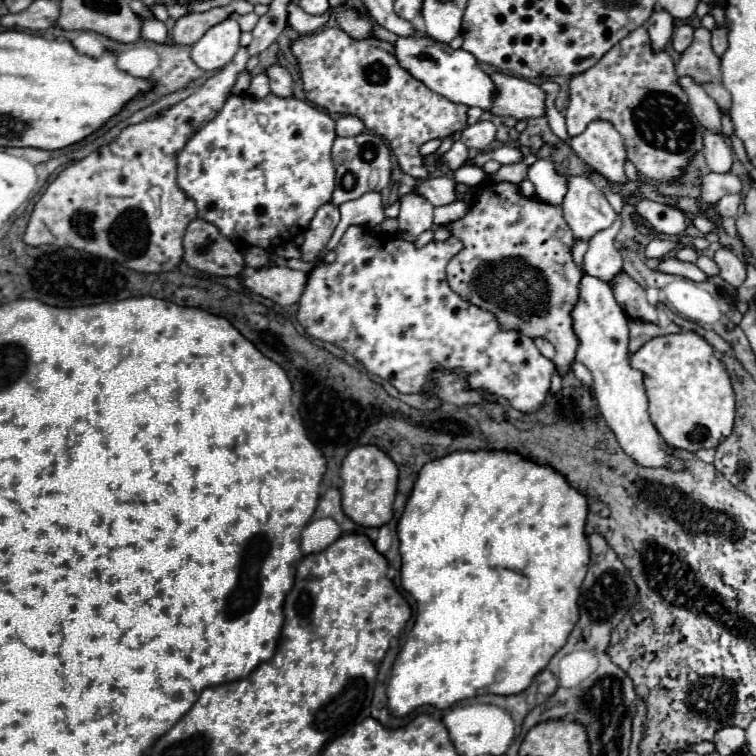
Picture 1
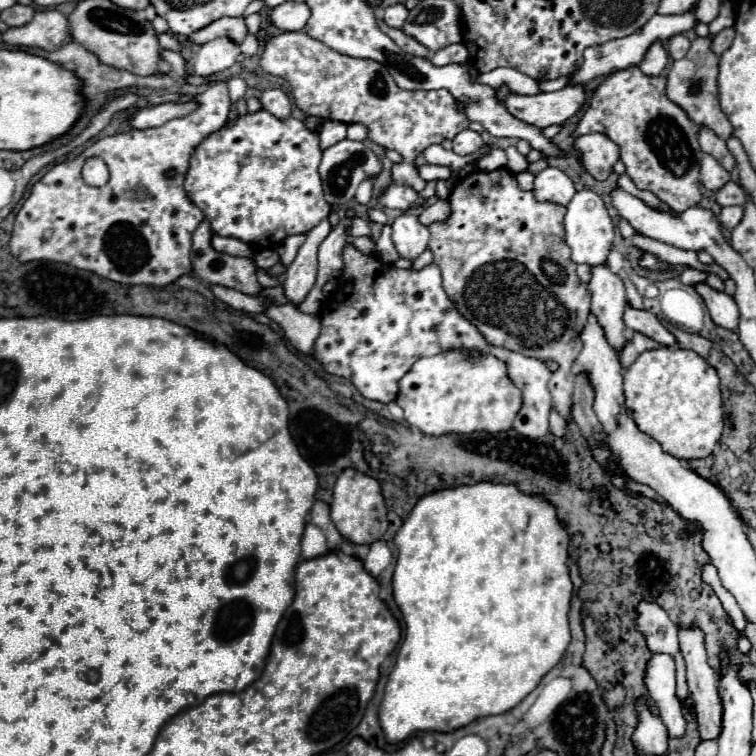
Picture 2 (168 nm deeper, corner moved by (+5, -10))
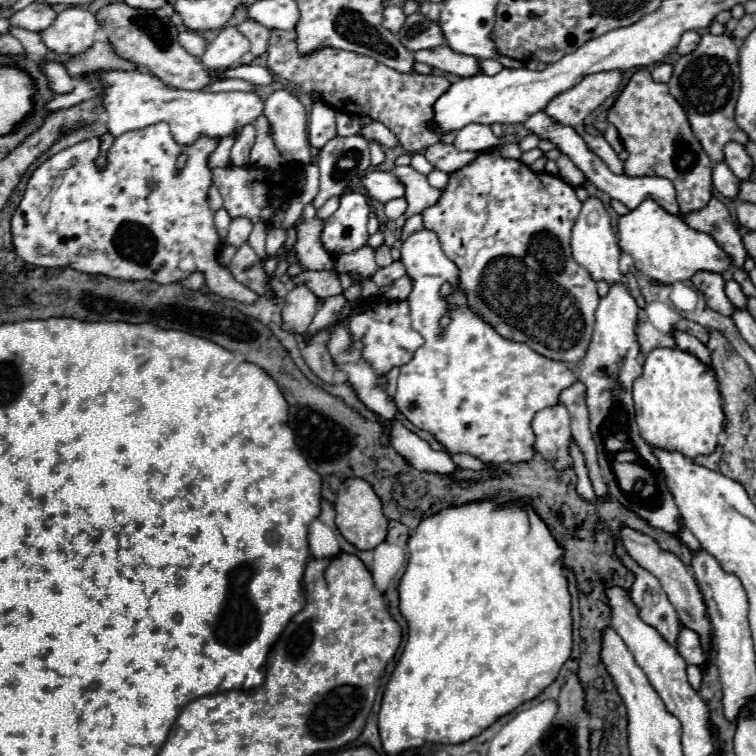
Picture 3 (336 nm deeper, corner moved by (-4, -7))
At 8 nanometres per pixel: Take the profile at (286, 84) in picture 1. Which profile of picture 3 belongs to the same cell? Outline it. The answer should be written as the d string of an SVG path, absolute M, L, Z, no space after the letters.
M274 91L264 103L264 115L272 125L272 139L286 161L306 165L312 157L306 135L304 105L288 91Z

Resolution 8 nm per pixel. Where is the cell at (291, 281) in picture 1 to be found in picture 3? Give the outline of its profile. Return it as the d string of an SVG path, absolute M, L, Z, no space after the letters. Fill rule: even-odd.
M156 123L156 125L150 125L150 127L144 127L144 129L136 129L136 131L128 131L120 137L114 139L112 147L108 149L108 165L104 171L98 171L96 165L94 165L94 159L100 155L100 137L92 137L92 139L86 139L74 147L68 147L60 153L56 153L54 157L50 157L48 161L44 161L34 173L32 177L28 179L28 185L26 185L26 193L12 217L12 245L18 253L18 257L22 257L26 263L32 263L32 265L38 265L38 267L72 267L76 271L82 271L82 273L90 273L90 275L106 275L106 277L114 277L114 279L122 279L122 281L142 281L142 279L150 279L150 281L156 281L156 283L176 283L176 281L182 281L186 279L192 273L196 271L202 271L206 275L206 281L212 283L212 293L220 295L220 297L226 297L226 299L234 299L234 301L240 301L240 303L256 303L258 301L258 295L248 289L246 285L238 283L230 271L226 267L220 267L216 263L216 255L220 251L220 237L216 233L216 227L214 227L214 213L210 211L208 207L208 189L212 185L212 175L210 175L210 167L208 167L208 157L210 153L218 147L220 139L196 139L196 143L184 147L180 143L176 143L176 139L172 139L172 133L170 133L170 127L168 123ZM180 155L186 155L188 161L186 161L186 167L182 171L176 169L176 159Z

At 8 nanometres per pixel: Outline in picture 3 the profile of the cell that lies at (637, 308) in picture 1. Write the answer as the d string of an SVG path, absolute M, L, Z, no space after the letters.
M672 329L670 335L676 339L676 347L682 349L682 351L688 351L692 355L696 355L702 363L710 365L710 351L706 349L704 343L700 343L694 335L690 333L684 333L684 331L678 331L678 329Z

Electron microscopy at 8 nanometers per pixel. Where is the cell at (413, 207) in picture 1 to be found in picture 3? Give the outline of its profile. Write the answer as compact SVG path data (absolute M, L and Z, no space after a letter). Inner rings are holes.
M420 229L402 243L402 259L400 259L414 281L414 289L408 295L410 311L412 311L412 327L424 337L424 345L416 349L410 363L400 367L398 391L396 391L396 407L420 429L430 431L448 453L470 453L480 461L488 463L504 463L504 461L528 461L534 455L534 433L530 429L530 421L534 413L544 407L556 405L558 395L564 387L570 387L576 381L576 373L570 373L566 363L546 359L532 351L526 343L516 343L500 337L488 323L476 317L468 305L464 293L458 289L458 269L456 265L442 253L438 235L428 229ZM450 281L454 291L450 301L458 305L458 311L450 313L452 323L442 329L438 319L446 315L446 305L438 295L442 283Z

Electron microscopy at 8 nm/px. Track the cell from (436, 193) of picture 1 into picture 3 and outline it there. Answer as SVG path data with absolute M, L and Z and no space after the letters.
M368 171L362 177L364 187L368 189L368 195L372 199L378 199L382 203L388 203L392 199L404 197L404 185L394 177L394 173L388 171Z

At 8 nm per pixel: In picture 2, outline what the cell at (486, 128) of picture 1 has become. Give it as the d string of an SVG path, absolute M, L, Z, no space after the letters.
M463 130L453 138L453 152L455 154L471 154L475 150L479 150L483 146L481 134L473 132L473 130Z

